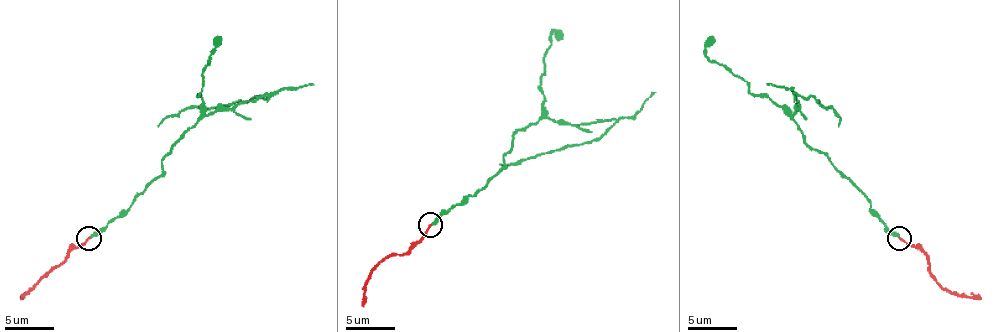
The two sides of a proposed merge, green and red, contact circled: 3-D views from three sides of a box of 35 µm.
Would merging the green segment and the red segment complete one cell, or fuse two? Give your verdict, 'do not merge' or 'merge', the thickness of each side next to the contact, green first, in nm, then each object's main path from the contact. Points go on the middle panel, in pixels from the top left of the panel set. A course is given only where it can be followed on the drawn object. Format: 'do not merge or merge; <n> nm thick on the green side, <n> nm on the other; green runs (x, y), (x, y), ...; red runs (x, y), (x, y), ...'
do not merge; 280 nm thick on the green side, 140 nm on the other; green runs (431, 225), (475, 195), (500, 171), (512, 136), (532, 124), (547, 119), (614, 124), (591, 141), (500, 163); red runs (431, 225), (408, 252), (388, 255), (371, 272), (364, 307)

